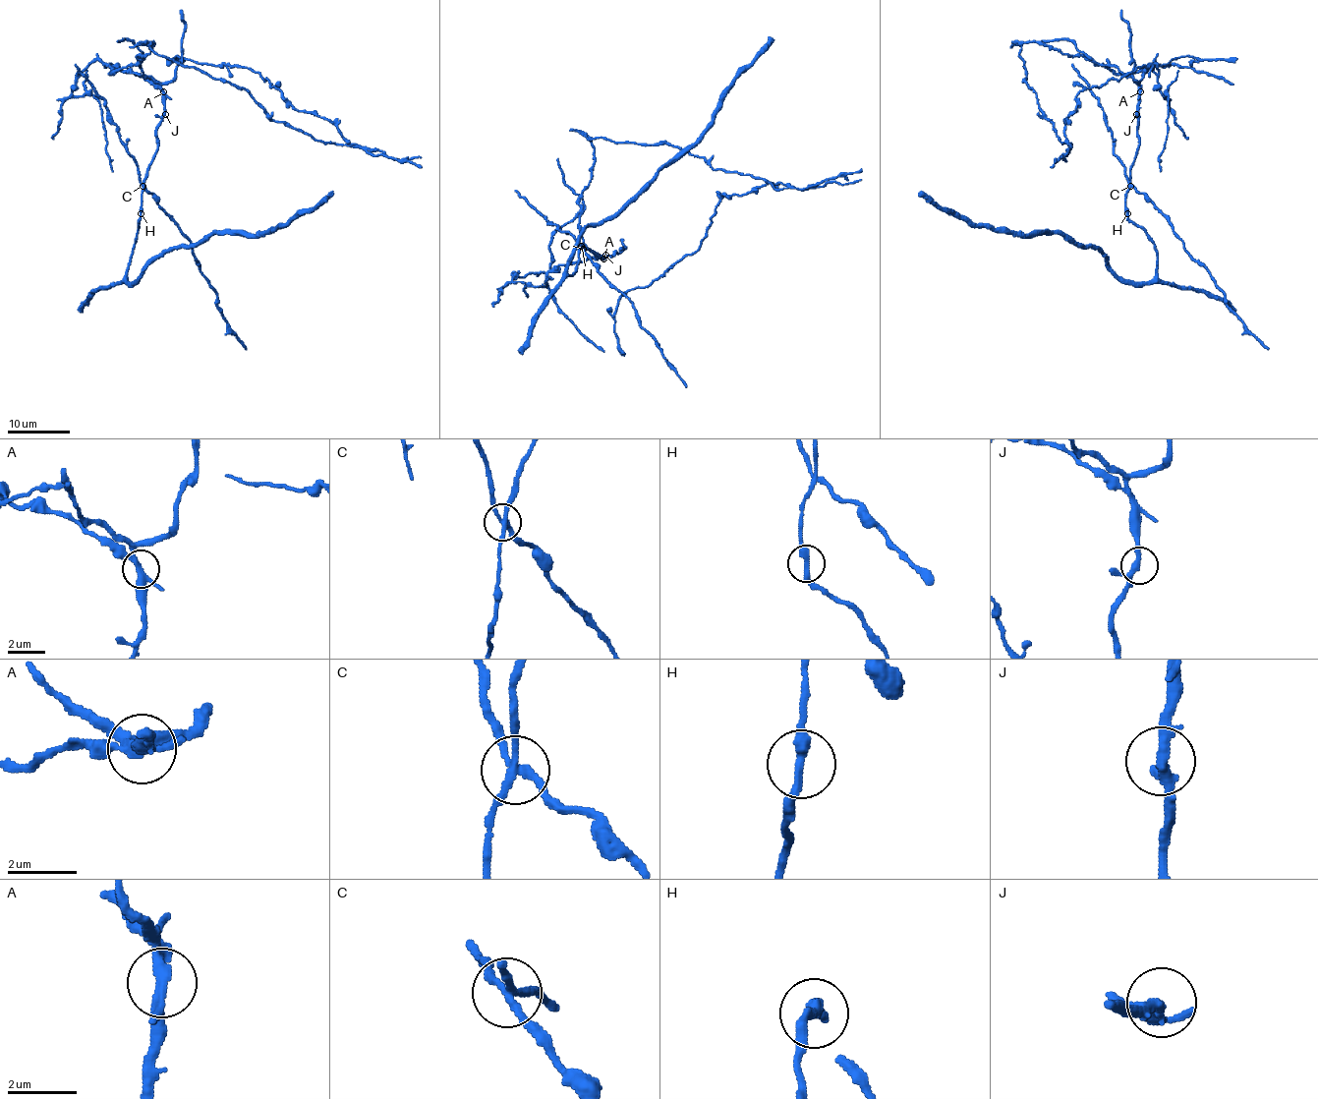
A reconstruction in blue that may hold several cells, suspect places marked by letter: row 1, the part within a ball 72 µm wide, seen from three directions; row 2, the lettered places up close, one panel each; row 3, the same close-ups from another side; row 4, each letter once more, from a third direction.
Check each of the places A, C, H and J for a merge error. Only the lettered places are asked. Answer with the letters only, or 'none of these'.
A, C

